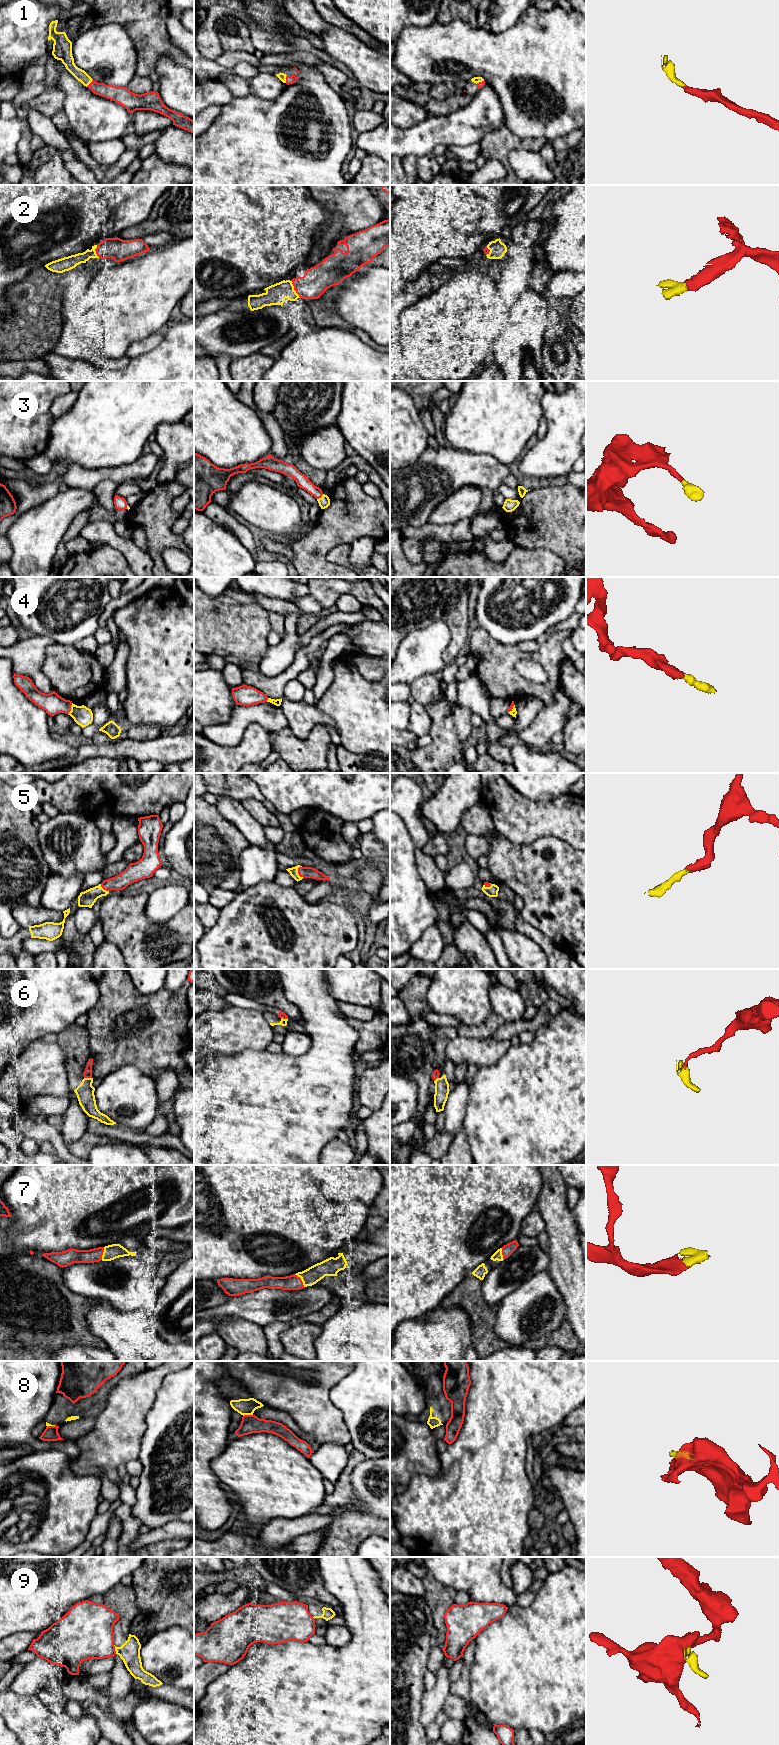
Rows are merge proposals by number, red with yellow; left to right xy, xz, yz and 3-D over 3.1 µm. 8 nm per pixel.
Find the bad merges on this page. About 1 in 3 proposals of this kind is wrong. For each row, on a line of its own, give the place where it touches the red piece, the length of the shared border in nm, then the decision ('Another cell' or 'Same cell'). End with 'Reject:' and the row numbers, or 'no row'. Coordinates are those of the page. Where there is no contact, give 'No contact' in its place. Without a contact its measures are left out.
1: Touches red at xy (90, 83). Shared border 80 nm. Same cell
2: Touches red at xz (294, 289). Shared border 150 nm. Same cell
3: Touches red at xz (320, 497). Shared border 70 nm. Same cell
4: Touches red at xy (70, 709). Shared border 100 nm. Same cell
5: Touches red at xz (298, 873). Shared border 100 nm. Same cell
6: Touches red at xy (88, 1077). Shared border 60 nm. Another cell
7: Touches red at xz (301, 1280). Shared border 140 nm. Same cell
8: Touches red at xz (247, 1415). Shared border 80 nm. Another cell
9: Touches red at xy (114, 1649). Shared border 80 nm. Another cell
Reject: 6, 8, 9

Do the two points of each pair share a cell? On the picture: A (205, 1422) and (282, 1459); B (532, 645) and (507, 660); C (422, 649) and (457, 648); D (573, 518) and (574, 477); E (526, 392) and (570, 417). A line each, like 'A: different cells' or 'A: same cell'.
A: different cells
B: different cells
C: different cells
D: different cells
E: different cells

